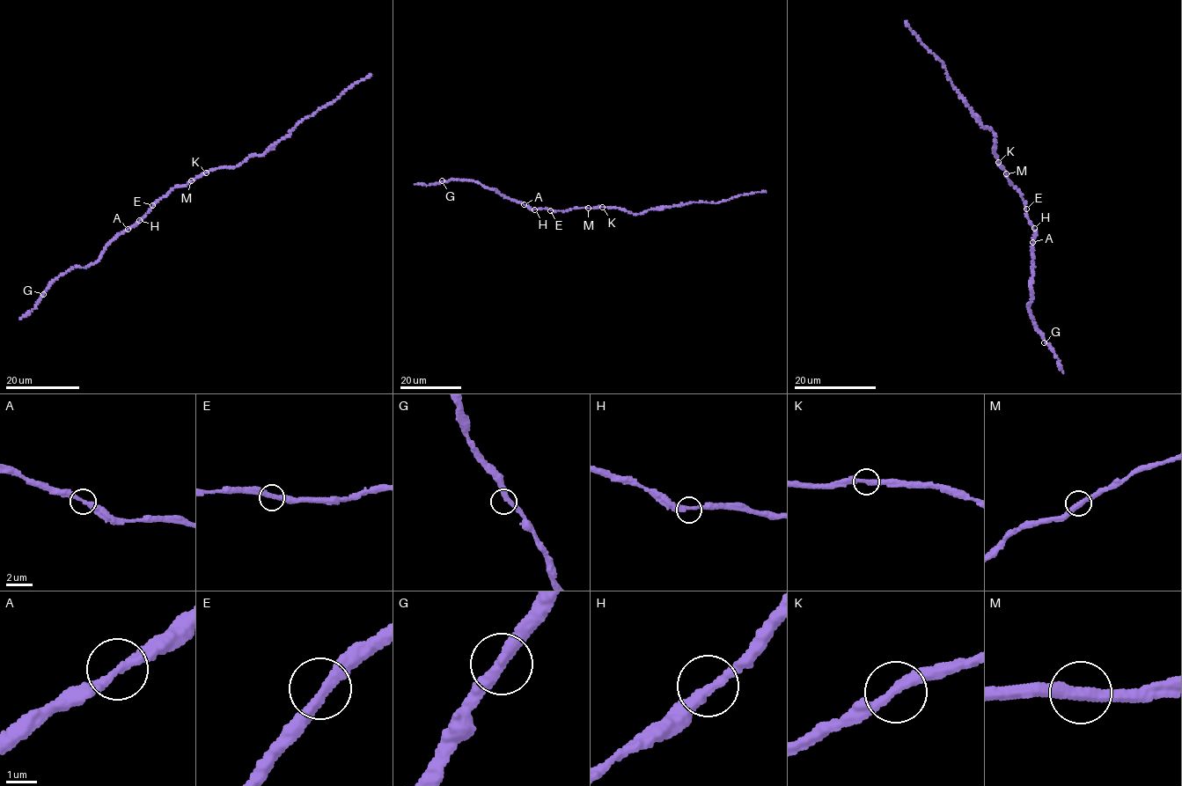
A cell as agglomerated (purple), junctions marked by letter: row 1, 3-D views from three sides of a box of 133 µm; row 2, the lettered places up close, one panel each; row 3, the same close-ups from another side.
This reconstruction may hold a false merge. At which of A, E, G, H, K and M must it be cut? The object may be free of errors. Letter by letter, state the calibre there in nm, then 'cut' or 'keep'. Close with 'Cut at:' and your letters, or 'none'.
A: 320 nm | keep
E: 320 nm | keep
G: 320 nm | keep
H: 320 nm | keep
K: 320 nm | keep
M: 360 nm | keep
Cut at: none

